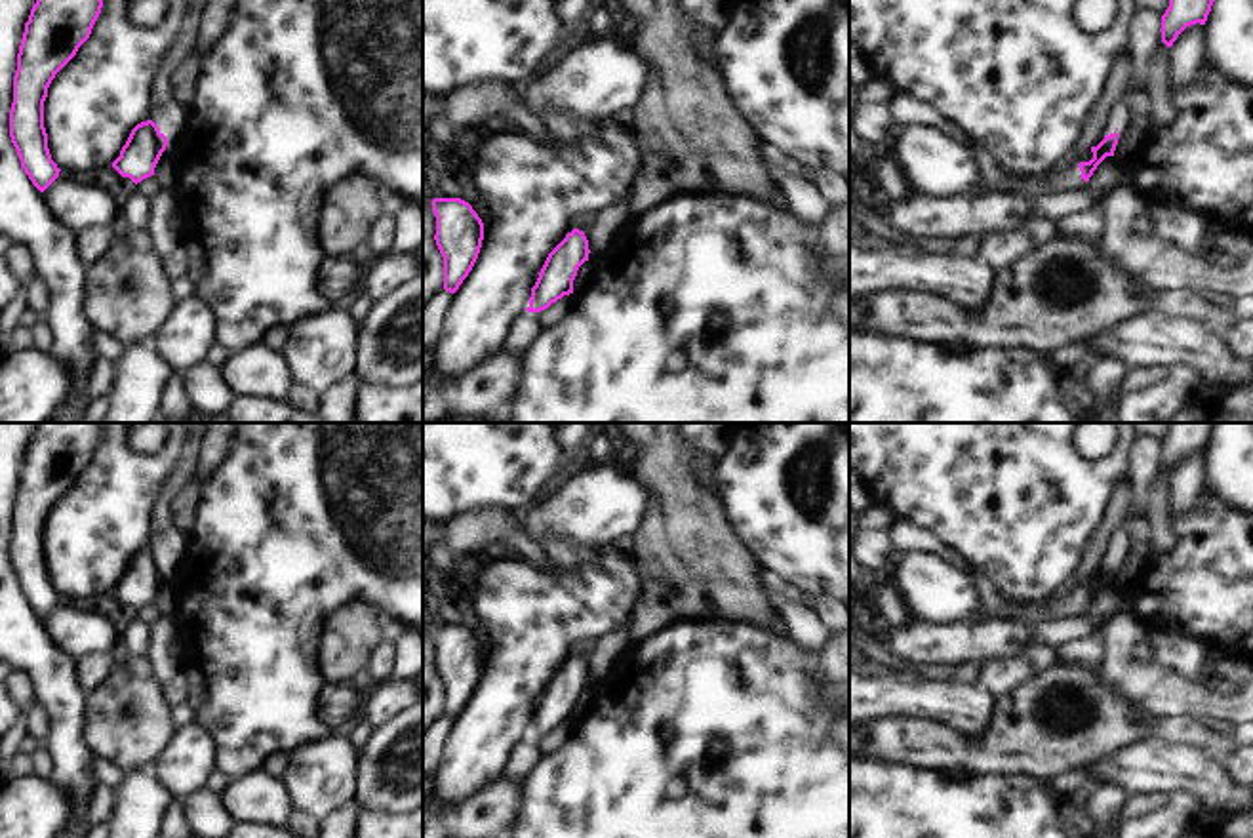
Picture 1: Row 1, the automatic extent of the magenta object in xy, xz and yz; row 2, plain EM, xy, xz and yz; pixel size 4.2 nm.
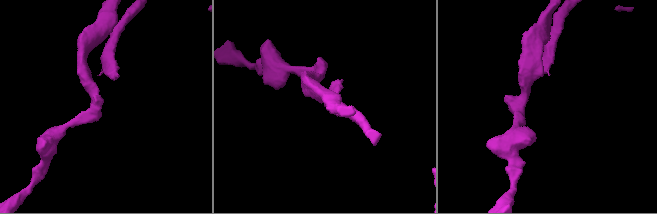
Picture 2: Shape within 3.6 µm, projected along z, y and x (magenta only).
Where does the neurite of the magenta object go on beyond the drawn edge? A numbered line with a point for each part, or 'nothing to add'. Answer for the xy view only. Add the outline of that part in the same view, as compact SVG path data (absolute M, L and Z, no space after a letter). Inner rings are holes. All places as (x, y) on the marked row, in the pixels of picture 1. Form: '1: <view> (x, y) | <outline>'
nothing to add

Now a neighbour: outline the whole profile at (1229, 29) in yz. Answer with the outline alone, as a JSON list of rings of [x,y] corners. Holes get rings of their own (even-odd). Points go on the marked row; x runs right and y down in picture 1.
[[[1215,0],[1203,29],[1203,63],[1224,78],[1253,88],[1253,0]]]

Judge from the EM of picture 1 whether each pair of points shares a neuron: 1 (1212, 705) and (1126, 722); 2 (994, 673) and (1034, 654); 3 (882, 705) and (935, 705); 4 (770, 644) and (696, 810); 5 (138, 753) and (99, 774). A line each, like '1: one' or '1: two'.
1: two
2: one
3: one
4: one
5: two

